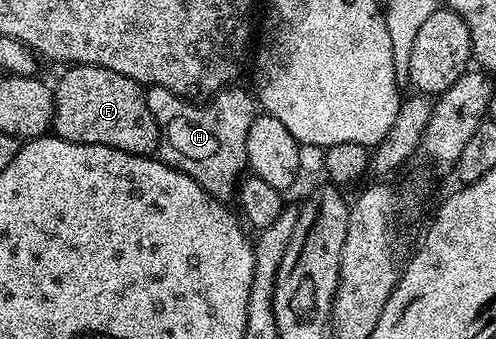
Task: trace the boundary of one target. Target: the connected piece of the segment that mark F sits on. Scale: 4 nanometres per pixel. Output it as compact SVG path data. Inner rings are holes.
M75 65L70 69L54 90L54 124L53 132L65 141L82 143L83 145L107 145L132 155L151 156L158 147L158 124L146 102L146 89L137 81L128 79L128 75L120 75L116 71L108 71L99 65Z

